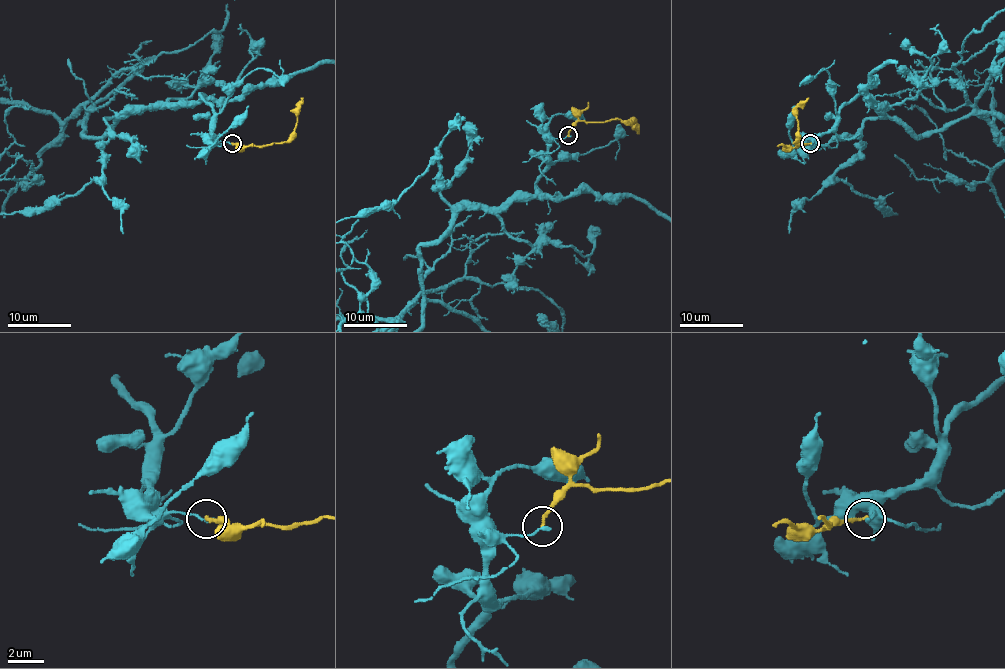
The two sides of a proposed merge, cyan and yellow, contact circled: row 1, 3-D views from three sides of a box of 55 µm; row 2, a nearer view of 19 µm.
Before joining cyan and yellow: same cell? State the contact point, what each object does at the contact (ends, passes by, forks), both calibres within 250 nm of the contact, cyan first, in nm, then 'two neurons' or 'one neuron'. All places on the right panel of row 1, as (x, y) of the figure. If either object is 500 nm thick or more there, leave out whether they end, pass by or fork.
(810, 143) | cyan ends | yellow ends | 170/180 nm | two neurons

